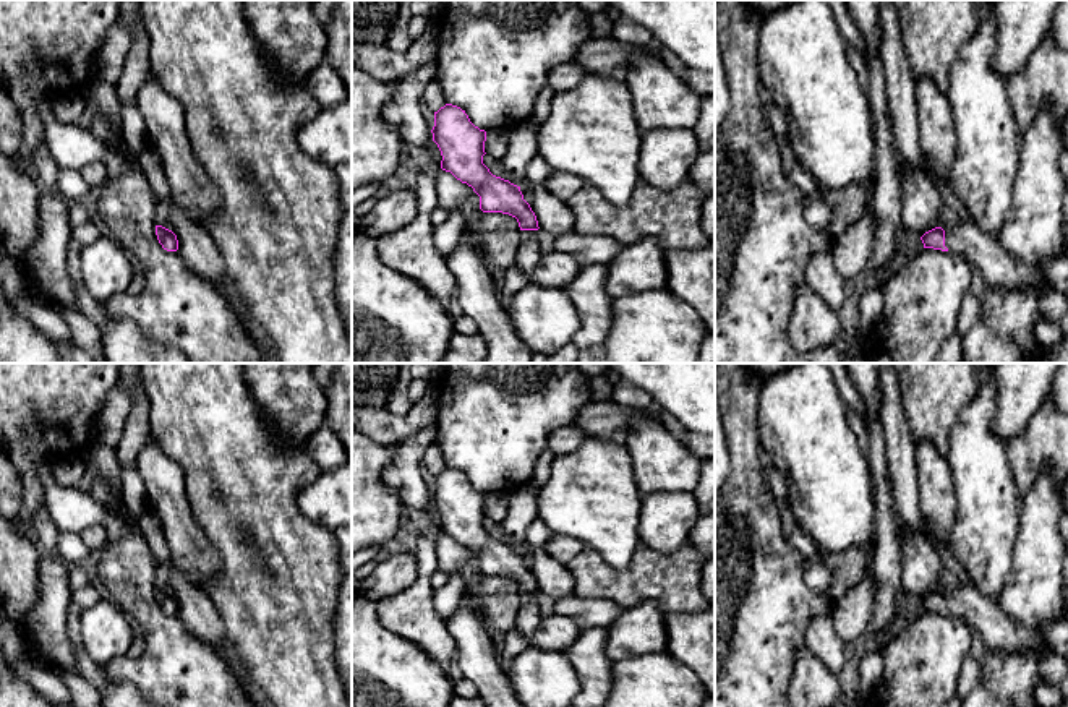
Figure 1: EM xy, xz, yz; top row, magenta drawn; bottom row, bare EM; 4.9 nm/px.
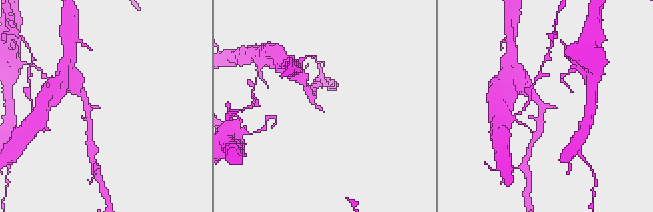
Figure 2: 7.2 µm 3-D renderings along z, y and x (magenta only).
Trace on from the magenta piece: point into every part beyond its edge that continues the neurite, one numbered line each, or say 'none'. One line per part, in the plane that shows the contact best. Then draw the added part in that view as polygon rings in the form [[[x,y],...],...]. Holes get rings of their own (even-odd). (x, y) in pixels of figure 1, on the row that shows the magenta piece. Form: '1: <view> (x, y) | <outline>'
1: yz (1000, 269) | [[[972,222],[945,230],[948,251],[966,256],[984,276],[987,285],[1024,290],[1042,284],[1042,276],[1013,255],[1000,242],[980,232]]]

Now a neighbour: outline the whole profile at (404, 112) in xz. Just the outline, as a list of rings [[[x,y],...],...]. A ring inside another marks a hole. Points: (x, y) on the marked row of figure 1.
[[[431,62],[415,71],[397,76],[392,81],[391,102],[382,110],[382,117],[399,130],[402,139],[412,148],[425,148],[433,139],[420,104],[426,86],[436,79],[436,71],[436,63]]]

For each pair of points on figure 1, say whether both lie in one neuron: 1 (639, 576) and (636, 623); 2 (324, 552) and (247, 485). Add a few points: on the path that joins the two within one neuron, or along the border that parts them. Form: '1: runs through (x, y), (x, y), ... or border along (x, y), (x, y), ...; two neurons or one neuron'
1: border along (623, 607), (653, 600), (666, 613); two neurons
2: runs through (305, 544), (266, 505); one neuron

